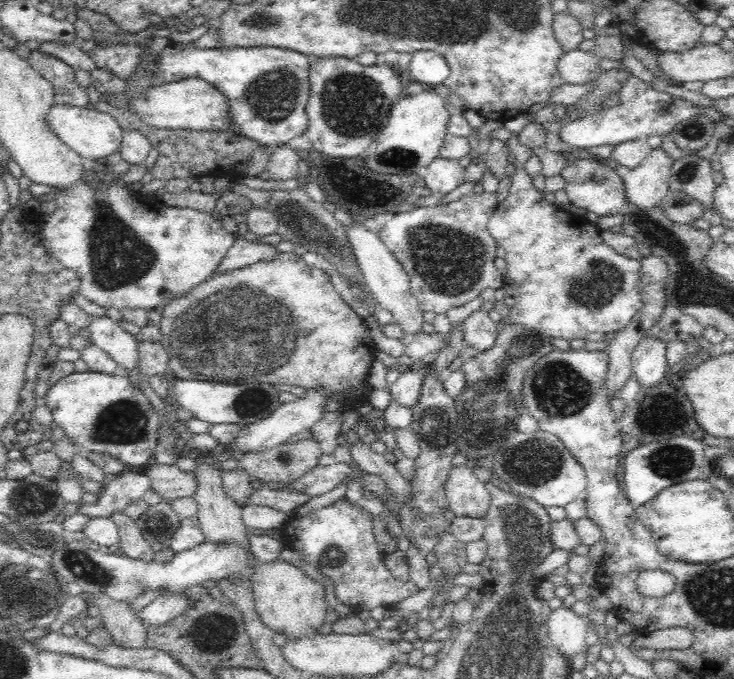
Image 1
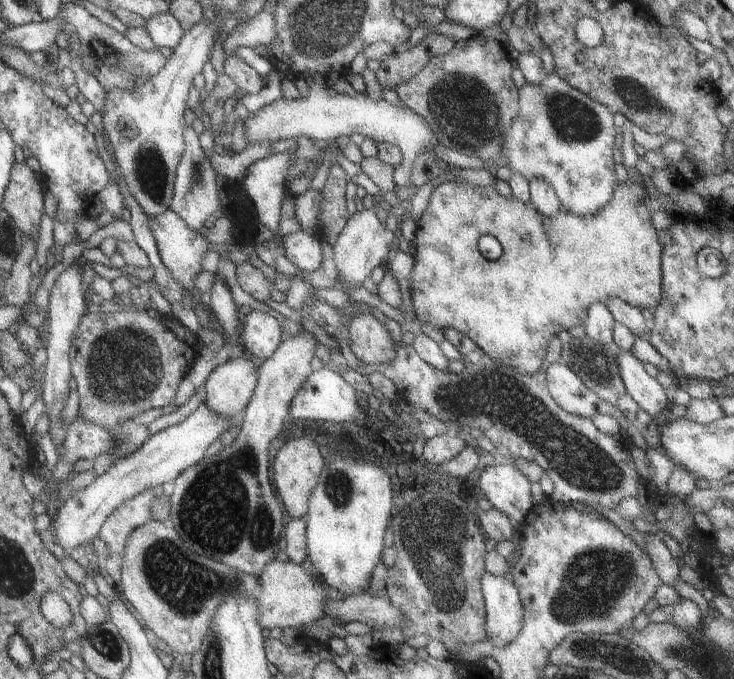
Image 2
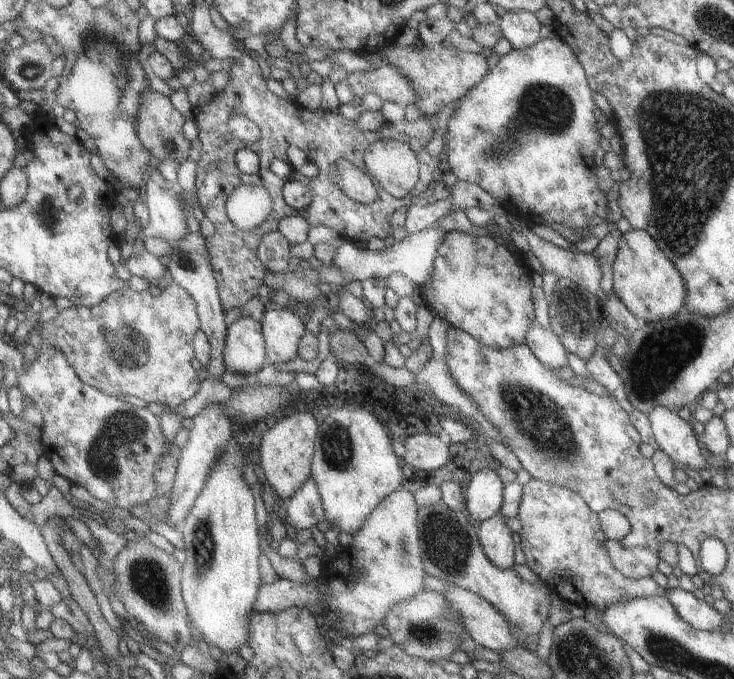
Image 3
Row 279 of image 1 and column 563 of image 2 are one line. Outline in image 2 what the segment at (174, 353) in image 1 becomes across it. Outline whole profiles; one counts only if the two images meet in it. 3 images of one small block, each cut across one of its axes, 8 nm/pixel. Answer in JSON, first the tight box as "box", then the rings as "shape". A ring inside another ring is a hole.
{"box":[409,178,661,376],"shape":[[[457,178],[445,180],[445,182],[437,184],[437,186],[435,185],[430,190],[426,208],[423,210],[420,218],[414,222],[416,228],[412,241],[415,253],[412,258],[411,274],[409,274],[414,318],[438,330],[453,328],[459,334],[469,338],[489,358],[495,359],[497,362],[501,362],[501,364],[506,364],[509,368],[517,370],[519,374],[527,374],[527,376],[535,374],[539,367],[543,367],[542,356],[545,354],[545,346],[547,346],[549,338],[557,337],[561,330],[569,330],[569,328],[581,324],[587,308],[591,304],[605,304],[607,298],[619,298],[619,300],[626,302],[629,306],[638,308],[640,311],[645,310],[645,308],[654,309],[659,304],[659,300],[661,300],[661,243],[657,241],[657,230],[649,222],[649,214],[651,212],[644,206],[645,197],[654,194],[655,192],[649,184],[641,186],[641,184],[629,181],[617,182],[613,192],[611,192],[611,198],[607,200],[607,204],[601,206],[595,214],[591,214],[591,216],[572,216],[569,212],[565,212],[563,208],[559,208],[559,212],[553,218],[545,218],[545,216],[535,212],[533,206],[528,204],[528,202],[523,204],[523,202],[513,196],[505,198],[499,195],[492,186],[475,186]]]}

